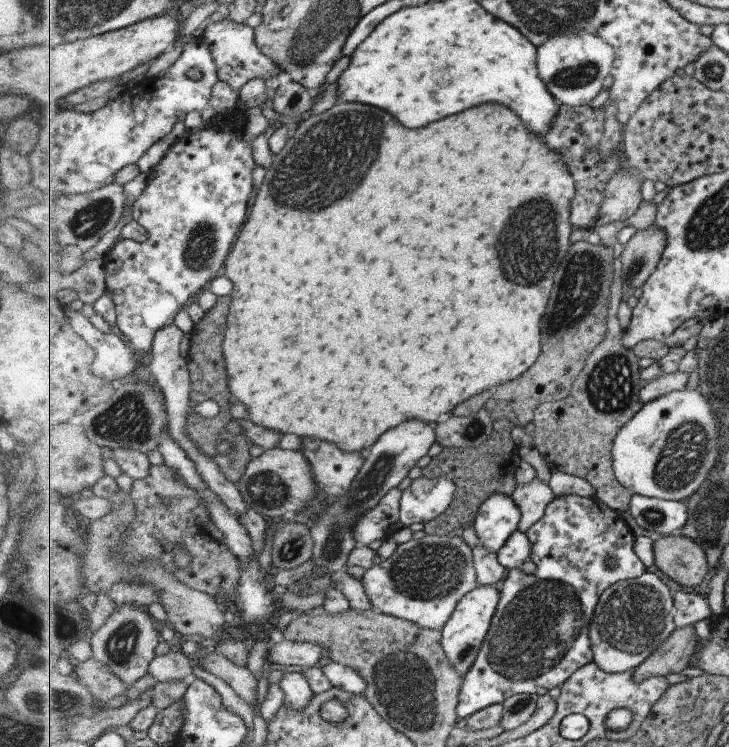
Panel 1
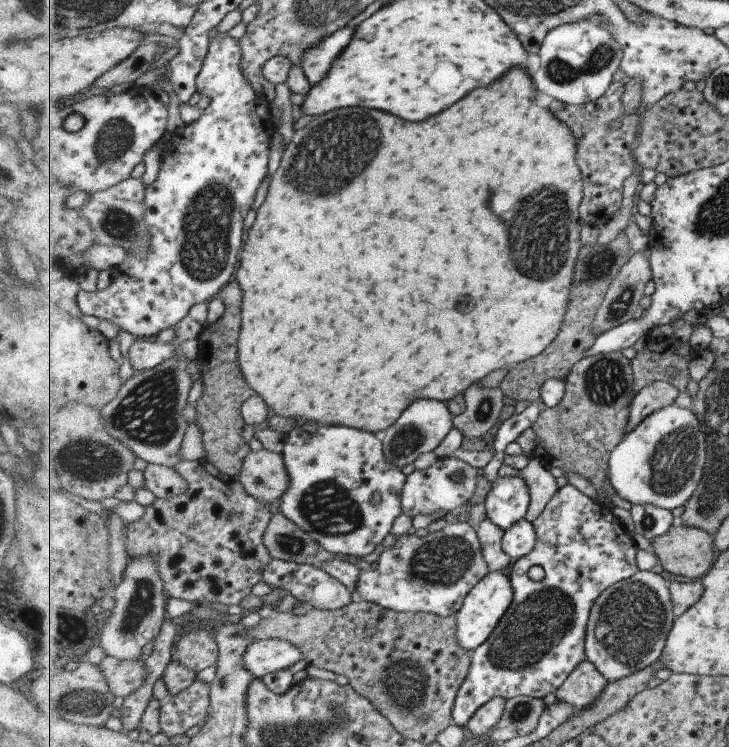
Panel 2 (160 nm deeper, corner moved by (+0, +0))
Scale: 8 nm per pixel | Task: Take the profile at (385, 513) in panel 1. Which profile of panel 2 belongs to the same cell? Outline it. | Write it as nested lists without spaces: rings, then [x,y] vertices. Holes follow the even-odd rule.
[[[303,424],[290,432],[283,433],[285,444],[282,454],[290,472],[291,488],[281,499],[276,509],[280,510],[308,534],[311,534],[321,547],[332,553],[349,558],[363,558],[371,554],[391,532],[395,520],[403,513],[402,496],[407,477],[399,466],[387,462],[383,454],[380,434],[343,428],[343,426],[319,426]],[[379,493],[378,504],[373,504],[373,494]]]

